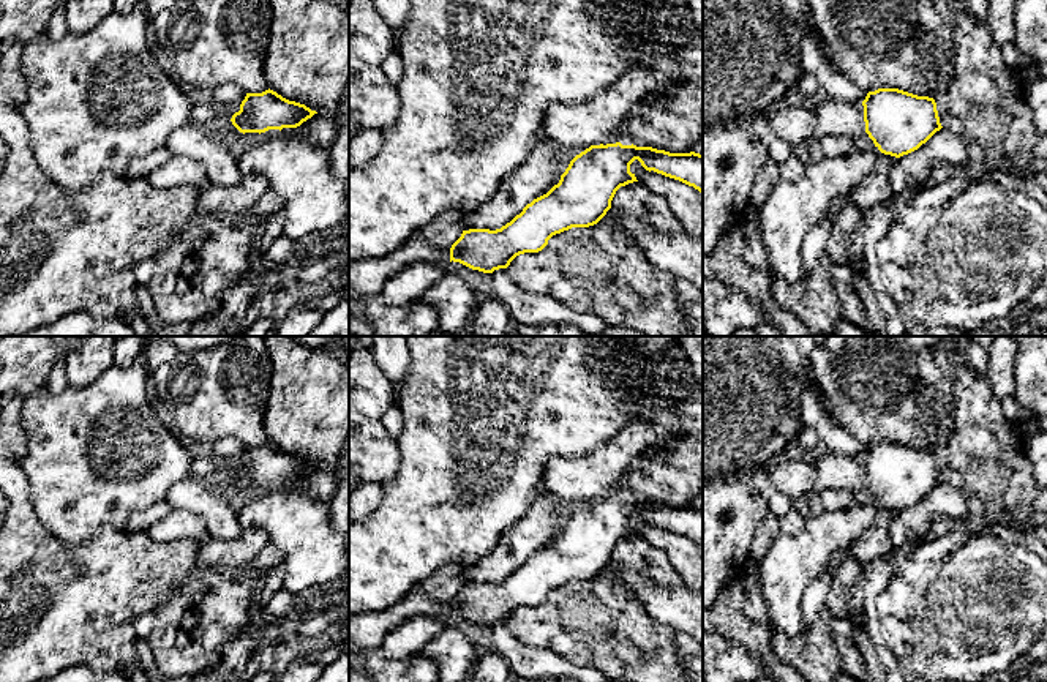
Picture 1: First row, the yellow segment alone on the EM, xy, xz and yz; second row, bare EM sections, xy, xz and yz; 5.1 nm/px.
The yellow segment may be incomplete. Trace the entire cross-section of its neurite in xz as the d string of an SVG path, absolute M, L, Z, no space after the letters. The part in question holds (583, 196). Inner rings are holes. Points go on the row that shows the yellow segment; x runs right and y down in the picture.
M616 144L591 145L576 155L565 172L546 194L527 204L520 215L501 229L469 229L450 248L450 262L460 262L472 270L493 273L507 268L510 262L524 253L539 253L548 240L572 227L589 227L597 224L611 208L611 200L621 186L638 182L630 172L630 164L638 159L646 170L654 170L665 177L693 186L703 194L703 155L670 153L652 147L636 147Z

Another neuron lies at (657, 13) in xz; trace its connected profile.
M606 0L606 8L617 13L619 21L647 22L659 35L668 35L670 32L681 38L679 43L662 44L654 43L654 55L646 58L643 65L652 58L662 58L676 54L692 39L696 33L689 22L671 17L671 5L668 0Z

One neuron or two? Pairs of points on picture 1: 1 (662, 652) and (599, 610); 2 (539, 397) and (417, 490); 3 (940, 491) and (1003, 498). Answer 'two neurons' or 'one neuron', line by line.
1: one neuron
2: one neuron
3: two neurons

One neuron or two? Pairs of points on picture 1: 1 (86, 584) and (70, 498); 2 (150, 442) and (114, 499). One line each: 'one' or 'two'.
1: two
2: one

